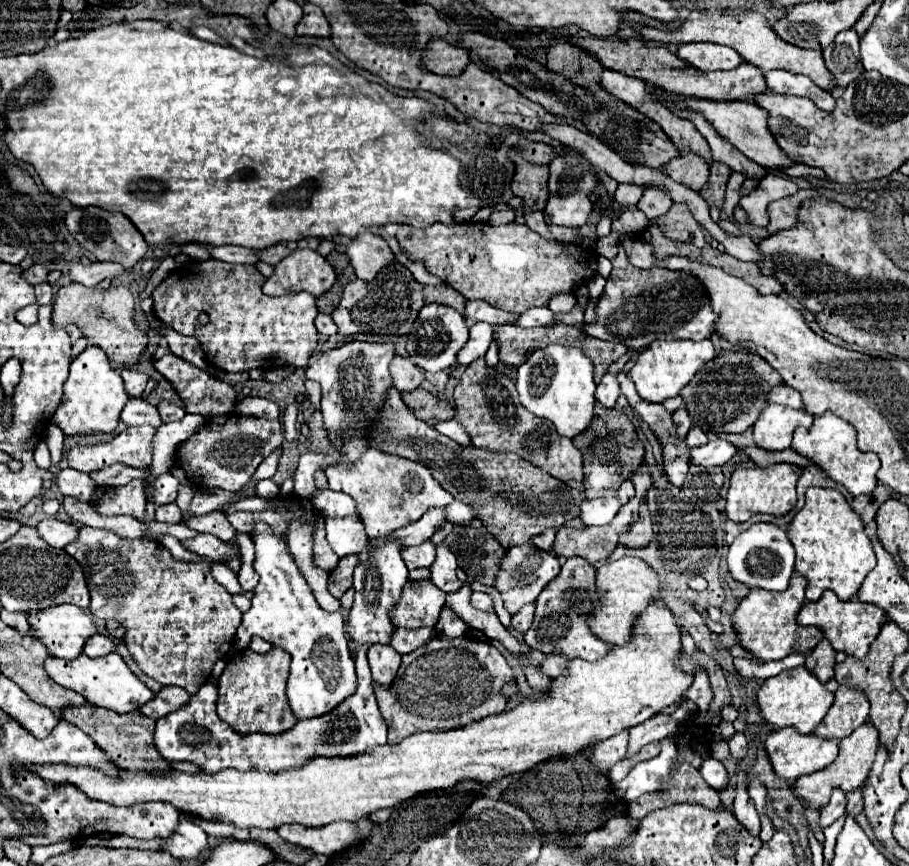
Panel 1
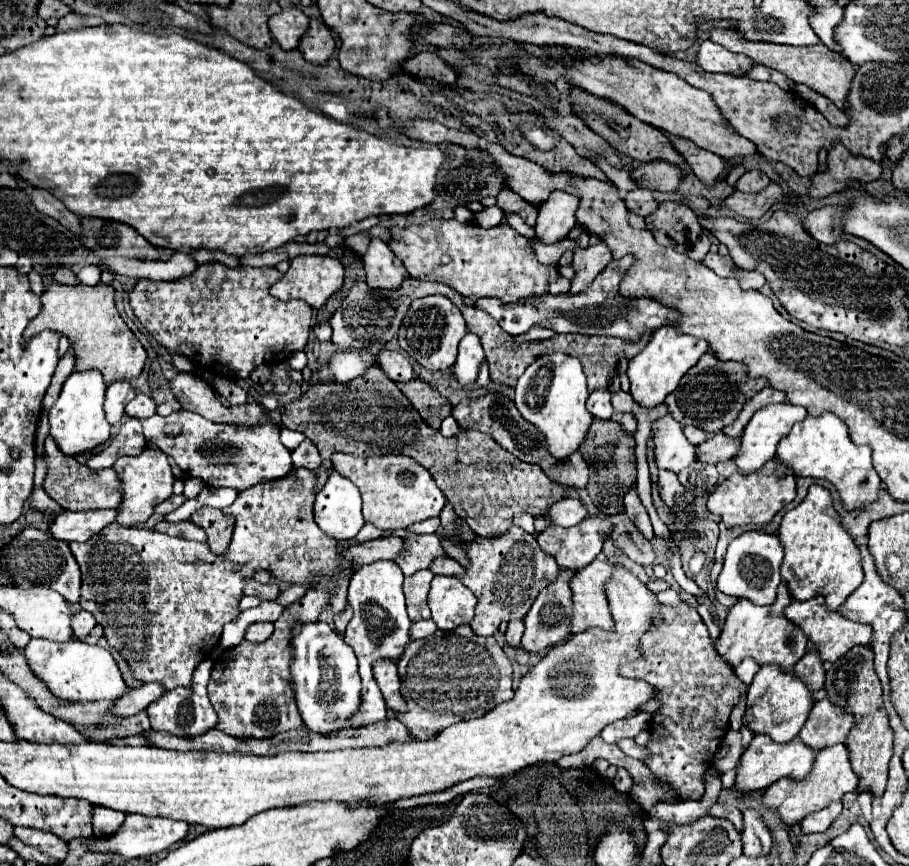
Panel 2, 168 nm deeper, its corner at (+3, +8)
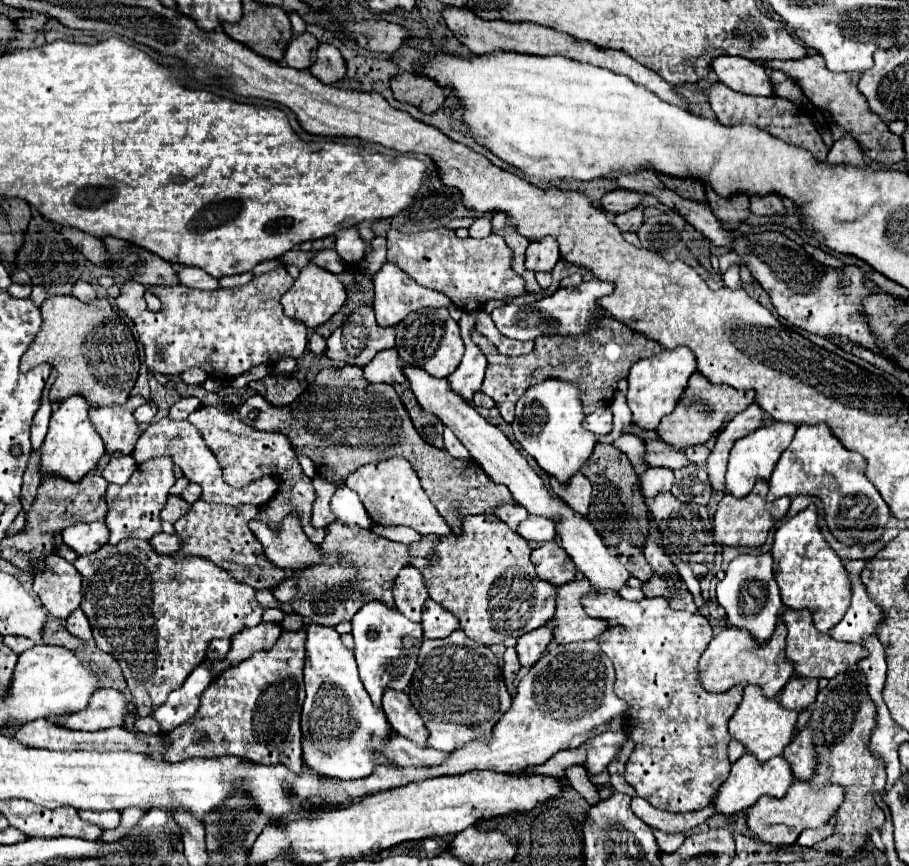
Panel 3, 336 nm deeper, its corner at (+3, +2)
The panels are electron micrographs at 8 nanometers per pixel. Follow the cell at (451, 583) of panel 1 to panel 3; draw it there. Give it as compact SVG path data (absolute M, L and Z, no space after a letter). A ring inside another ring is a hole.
M426 599L424 615L422 615L422 627L424 627L424 637L444 639L460 627L460 621L452 611L444 609L440 603Z

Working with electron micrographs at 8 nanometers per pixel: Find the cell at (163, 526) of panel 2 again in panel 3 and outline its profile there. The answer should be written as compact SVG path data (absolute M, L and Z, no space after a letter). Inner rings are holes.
M158 533L150 539L150 545L154 547L154 551L160 551L160 553L176 553L180 547L182 547L182 537L172 533Z

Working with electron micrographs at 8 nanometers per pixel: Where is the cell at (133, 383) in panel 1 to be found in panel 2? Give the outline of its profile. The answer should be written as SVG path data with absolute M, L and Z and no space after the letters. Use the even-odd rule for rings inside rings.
M116 381L116 383L108 385L106 399L104 399L104 411L106 411L110 425L120 423L120 419L124 417L126 403L132 401L134 397L136 397L136 393L128 381Z

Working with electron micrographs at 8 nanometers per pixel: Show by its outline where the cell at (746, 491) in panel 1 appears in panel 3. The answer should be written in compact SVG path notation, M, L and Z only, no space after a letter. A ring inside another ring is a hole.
M754 491L746 497L734 497L726 493L714 513L714 541L722 545L760 547L766 541L766 535L774 527L774 523L786 515L790 501L790 497L778 497L776 501L768 501L764 495Z

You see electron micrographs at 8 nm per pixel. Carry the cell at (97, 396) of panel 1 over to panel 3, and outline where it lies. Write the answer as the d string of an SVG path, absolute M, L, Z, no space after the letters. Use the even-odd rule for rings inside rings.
M72 395L66 401L62 401L56 411L52 411L48 435L40 447L42 475L52 475L52 473L58 475L60 473L64 479L80 481L88 471L92 471L98 465L100 457L104 455L104 441L96 433L92 421L90 421L90 407L92 405L82 395Z

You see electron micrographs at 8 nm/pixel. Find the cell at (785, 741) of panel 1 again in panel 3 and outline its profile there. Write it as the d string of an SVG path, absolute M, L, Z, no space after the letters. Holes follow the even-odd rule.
M742 755L734 765L732 771L728 775L728 779L720 785L718 789L718 797L714 799L716 811L724 813L724 815L732 815L732 813L740 813L748 807L752 807L762 795L772 795L772 797L784 797L786 791L790 789L790 785L794 783L794 773L790 763L780 755L780 757L772 757L766 763L760 763L756 759L756 755Z

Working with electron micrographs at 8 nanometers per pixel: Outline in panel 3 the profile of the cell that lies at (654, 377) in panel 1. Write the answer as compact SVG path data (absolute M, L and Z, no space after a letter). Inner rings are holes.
M684 345L676 349L662 349L658 355L636 361L628 375L628 395L626 395L634 423L642 429L650 429L650 431L656 429L660 419L674 411L694 371L696 371L696 355Z

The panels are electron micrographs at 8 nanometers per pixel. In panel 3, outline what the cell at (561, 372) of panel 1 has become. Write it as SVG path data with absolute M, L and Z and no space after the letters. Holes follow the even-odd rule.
M546 379L526 389L516 403L516 417L512 421L514 437L526 455L532 455L536 463L558 481L568 481L588 459L596 443L596 435L582 427L586 419L580 389L572 381Z

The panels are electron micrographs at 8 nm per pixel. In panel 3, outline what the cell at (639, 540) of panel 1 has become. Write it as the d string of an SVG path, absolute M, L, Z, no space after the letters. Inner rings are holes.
M624 545L622 551L620 551L620 557L622 557L624 567L630 571L630 575L634 575L634 577L638 577L642 581L648 581L652 577L652 567L646 561L646 557L644 557L640 547Z

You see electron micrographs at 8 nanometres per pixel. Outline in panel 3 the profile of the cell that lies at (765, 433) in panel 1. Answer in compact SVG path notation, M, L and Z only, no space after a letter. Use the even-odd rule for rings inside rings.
M766 423L762 427L758 427L756 431L748 433L746 437L738 439L730 451L730 461L728 461L728 473L726 473L726 491L736 495L736 497L744 497L752 491L756 479L770 479L770 473L778 461L778 457L782 455L782 451L792 443L796 433L796 425L794 423Z

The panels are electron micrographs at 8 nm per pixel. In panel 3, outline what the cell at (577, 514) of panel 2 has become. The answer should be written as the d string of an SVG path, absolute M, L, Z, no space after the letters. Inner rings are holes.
M528 515L518 527L518 533L524 539L530 541L550 541L556 537L556 525L560 523L558 517L540 517L540 515Z

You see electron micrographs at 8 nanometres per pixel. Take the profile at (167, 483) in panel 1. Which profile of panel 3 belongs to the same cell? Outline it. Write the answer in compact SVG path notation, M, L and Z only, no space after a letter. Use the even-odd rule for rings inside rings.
M162 455L162 457L148 459L148 461L140 463L138 469L128 479L128 483L108 485L108 491L106 491L106 503L108 503L106 525L110 529L110 543L120 543L126 537L150 539L152 535L162 531L160 511L164 509L164 503L168 499L168 491L176 481L172 467L174 467L172 459L168 455Z

